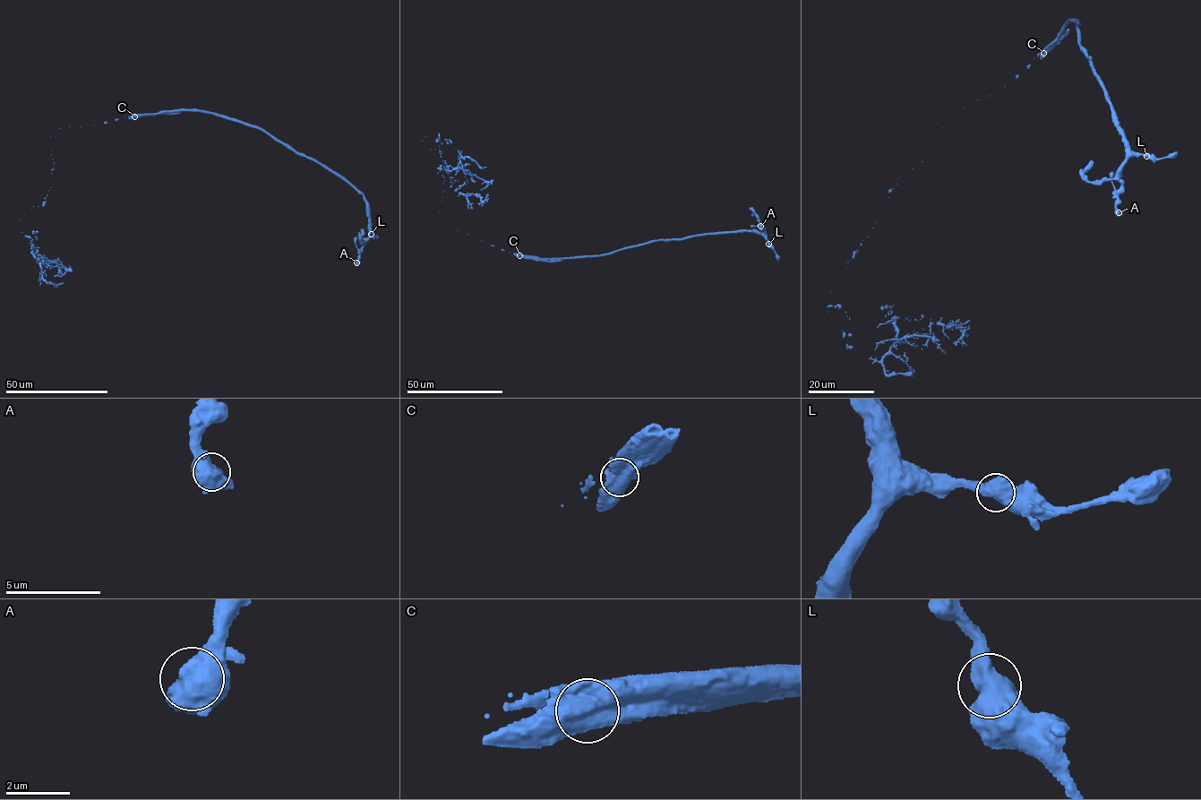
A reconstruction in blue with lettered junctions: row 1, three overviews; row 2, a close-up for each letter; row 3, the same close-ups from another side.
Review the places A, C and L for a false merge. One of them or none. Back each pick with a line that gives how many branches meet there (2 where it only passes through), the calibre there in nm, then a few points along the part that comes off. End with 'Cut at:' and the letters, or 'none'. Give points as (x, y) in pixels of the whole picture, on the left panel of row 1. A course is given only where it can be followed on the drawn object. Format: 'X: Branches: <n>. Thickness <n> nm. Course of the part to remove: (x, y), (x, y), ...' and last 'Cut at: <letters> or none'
C: Branches: 2. Thickness 800 nm. Course of the part to remove: (134, 116), (181, 113)
Cut at: C

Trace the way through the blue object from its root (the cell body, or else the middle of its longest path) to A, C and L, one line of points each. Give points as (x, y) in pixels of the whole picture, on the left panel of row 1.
A: (104, 123), (185, 110), (260, 126), (343, 176), (362, 194), (370, 236), (356, 262)
C: (104, 123), (124, 116), (134, 116)
L: (104, 123), (124, 116), (185, 110), (225, 116), (260, 126), (351, 183), (365, 202), (371, 234)

